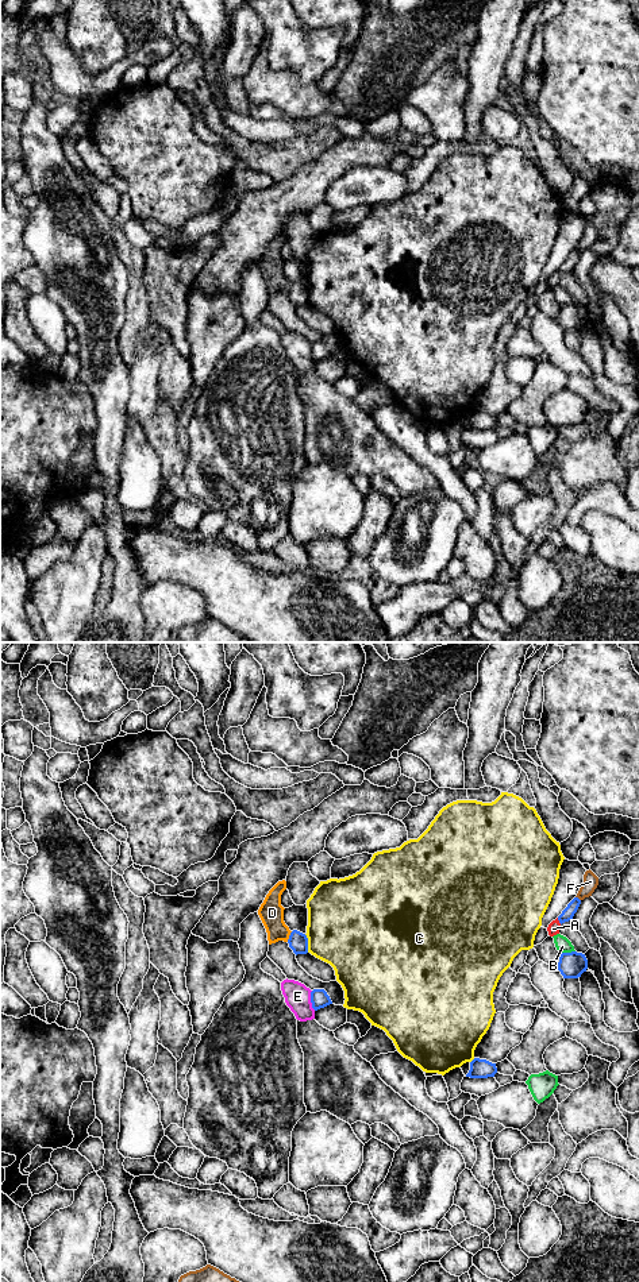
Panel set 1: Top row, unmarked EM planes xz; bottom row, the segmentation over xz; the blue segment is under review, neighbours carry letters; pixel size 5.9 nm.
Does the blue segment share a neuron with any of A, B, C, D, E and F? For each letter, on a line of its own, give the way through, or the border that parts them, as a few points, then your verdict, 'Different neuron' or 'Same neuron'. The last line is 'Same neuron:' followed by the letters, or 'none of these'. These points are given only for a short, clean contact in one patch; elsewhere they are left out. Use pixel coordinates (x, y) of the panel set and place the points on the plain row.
A: Different neuron
B: Different neuron
C: Different neuron
D: Boundary: xz (292, 284), (287, 293). Different neuron
E: Different neuron
F: Different neuron
Same neuron: none of these

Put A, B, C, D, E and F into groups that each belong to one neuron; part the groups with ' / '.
A / B / C / D / E / F

